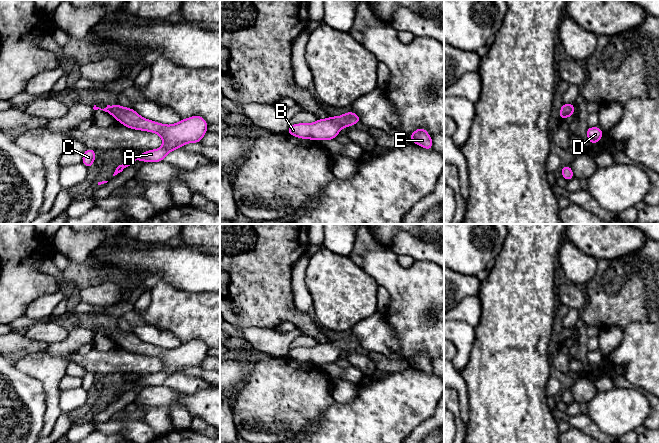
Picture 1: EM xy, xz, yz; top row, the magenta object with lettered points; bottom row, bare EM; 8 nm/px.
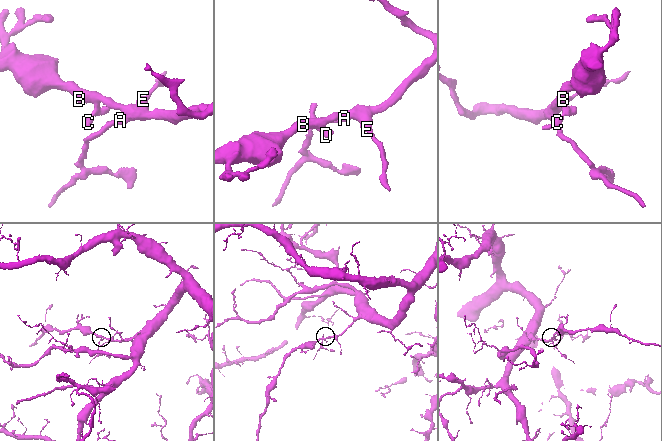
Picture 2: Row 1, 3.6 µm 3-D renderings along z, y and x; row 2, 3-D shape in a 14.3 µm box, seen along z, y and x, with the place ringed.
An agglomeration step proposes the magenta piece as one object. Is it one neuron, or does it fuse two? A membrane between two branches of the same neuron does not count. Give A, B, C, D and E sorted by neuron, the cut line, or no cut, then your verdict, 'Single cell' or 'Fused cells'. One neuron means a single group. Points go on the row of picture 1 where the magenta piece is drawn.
Groups: A B C D E. No split. Single cell

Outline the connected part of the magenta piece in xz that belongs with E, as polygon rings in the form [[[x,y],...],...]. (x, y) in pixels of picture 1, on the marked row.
[[[418,128],[409,136],[411,141],[427,150],[433,149],[432,138],[429,133],[423,128]]]

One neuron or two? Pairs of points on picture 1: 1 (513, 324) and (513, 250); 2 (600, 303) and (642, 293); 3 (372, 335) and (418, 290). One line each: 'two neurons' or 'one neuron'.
1: one neuron
2: one neuron
3: two neurons

